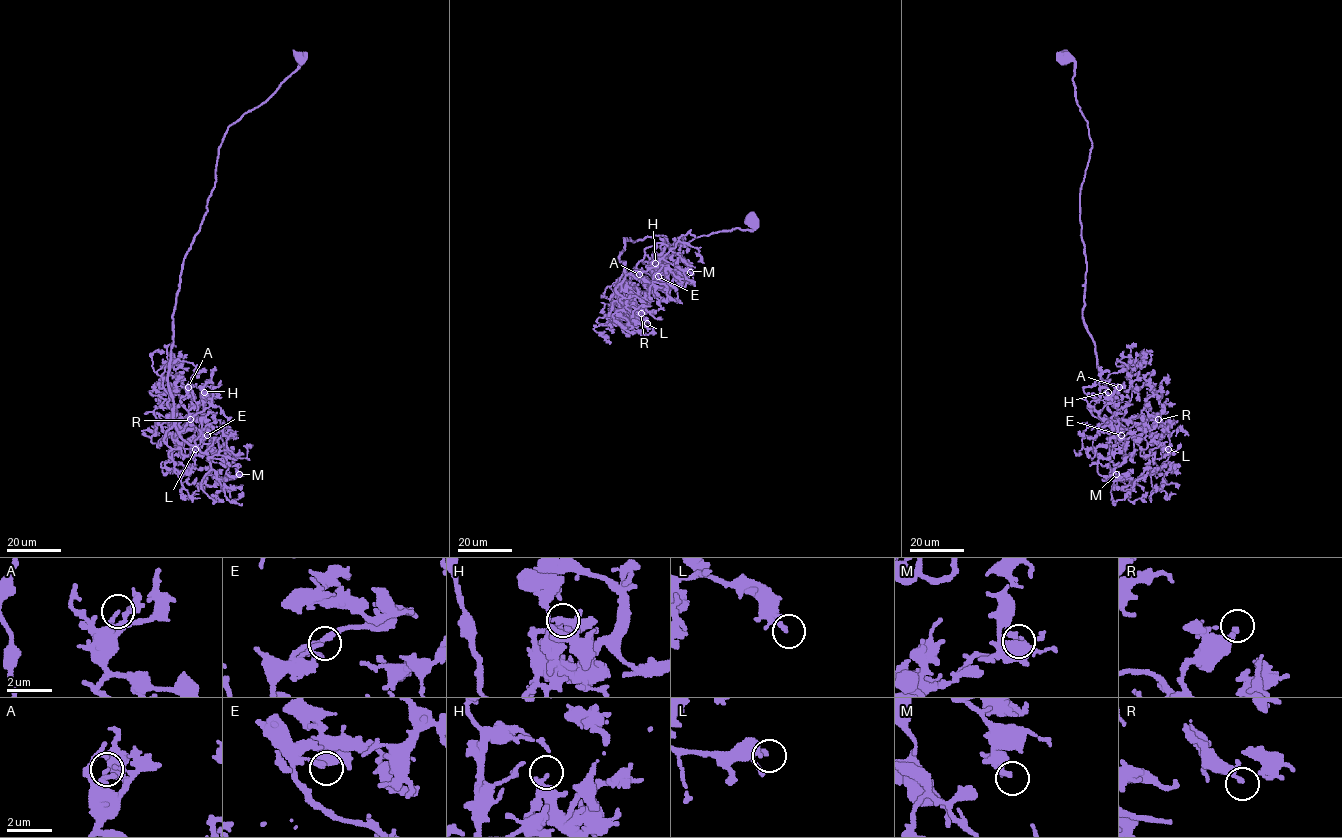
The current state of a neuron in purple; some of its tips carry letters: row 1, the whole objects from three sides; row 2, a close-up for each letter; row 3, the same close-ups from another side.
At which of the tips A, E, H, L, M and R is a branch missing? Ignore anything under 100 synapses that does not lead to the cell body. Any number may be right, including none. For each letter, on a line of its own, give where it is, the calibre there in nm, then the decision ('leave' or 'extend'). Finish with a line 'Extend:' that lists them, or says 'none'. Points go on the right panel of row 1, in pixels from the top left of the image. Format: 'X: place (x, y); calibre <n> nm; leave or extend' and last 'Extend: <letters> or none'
A: place (1119, 387); calibre 240 nm; leave
E: place (1121, 435); calibre 160 nm; leave
H: place (1108, 392); calibre 140 nm; leave
L: place (1168, 449); calibre 150 nm; leave
M: place (1116, 474); calibre 200 nm; leave
R: place (1158, 419); calibre 130 nm; leave
Extend: none

